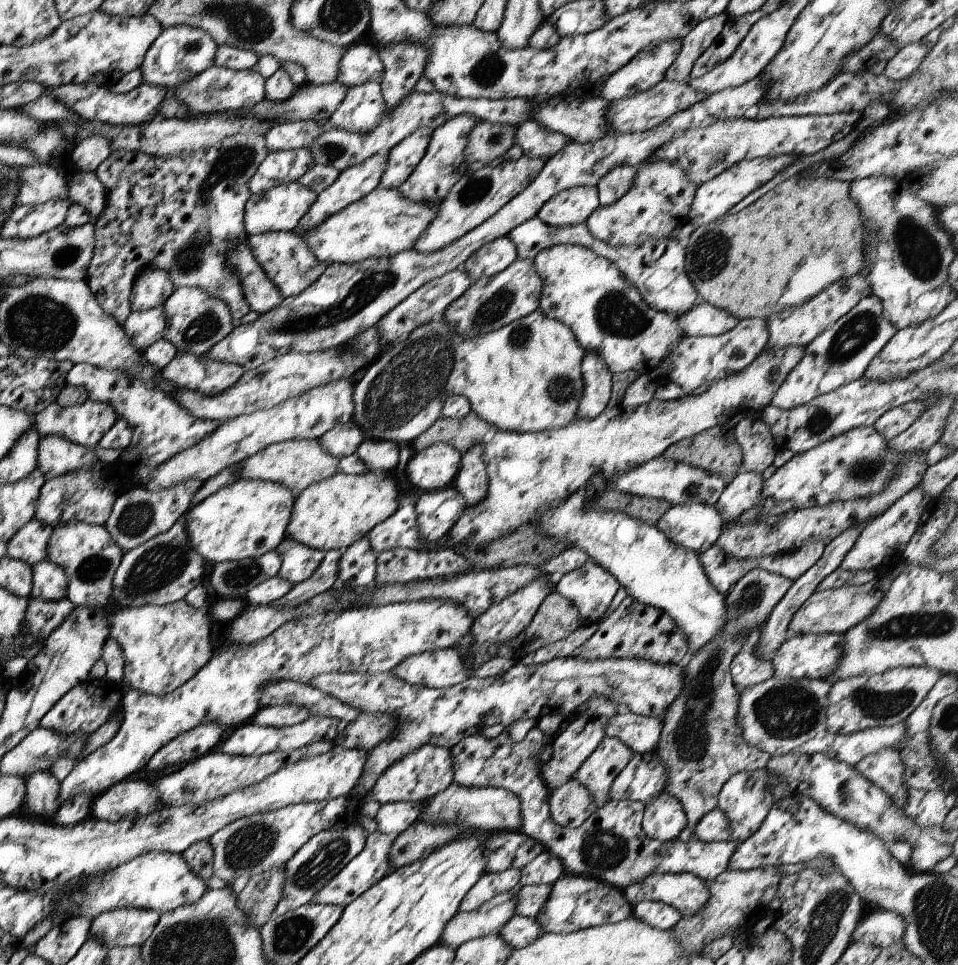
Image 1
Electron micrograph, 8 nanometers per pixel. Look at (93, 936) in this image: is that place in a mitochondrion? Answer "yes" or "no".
no

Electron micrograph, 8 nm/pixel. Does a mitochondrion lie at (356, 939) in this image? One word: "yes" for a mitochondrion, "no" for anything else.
no

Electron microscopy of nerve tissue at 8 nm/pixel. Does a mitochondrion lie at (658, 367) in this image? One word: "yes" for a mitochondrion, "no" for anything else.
no

